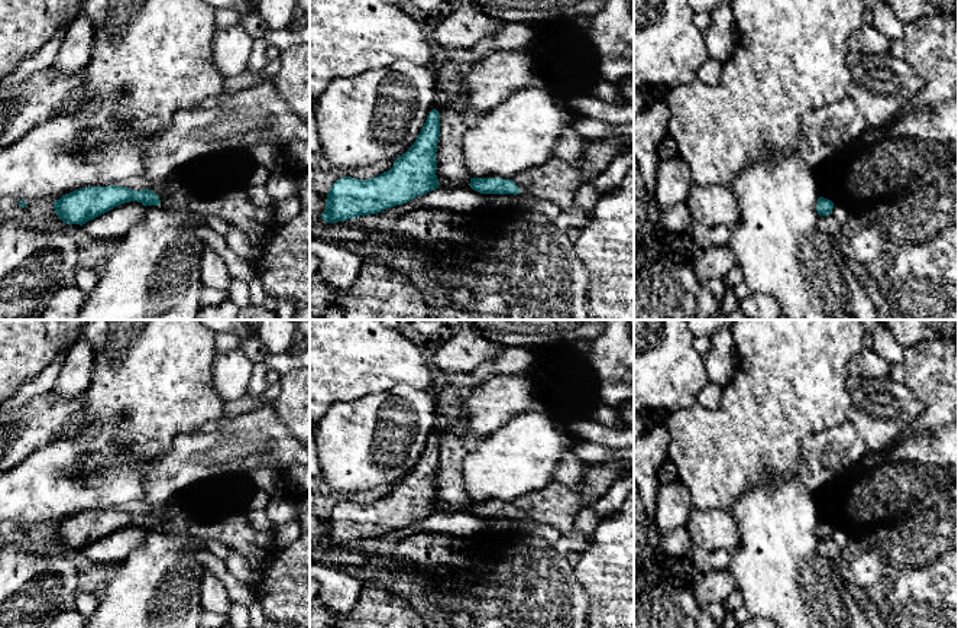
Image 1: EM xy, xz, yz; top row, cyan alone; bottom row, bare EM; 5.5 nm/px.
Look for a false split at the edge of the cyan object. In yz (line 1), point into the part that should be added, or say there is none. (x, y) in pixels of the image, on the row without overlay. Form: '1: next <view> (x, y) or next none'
1: next none

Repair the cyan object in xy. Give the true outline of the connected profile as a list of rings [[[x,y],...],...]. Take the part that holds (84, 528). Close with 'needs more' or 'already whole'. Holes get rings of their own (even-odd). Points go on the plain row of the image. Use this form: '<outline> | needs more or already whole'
[[[85,511],[62,519],[54,525],[55,538],[67,548],[85,548],[87,546],[129,525],[146,530],[159,530],[161,524],[152,514],[135,515],[126,511]]] | already whole

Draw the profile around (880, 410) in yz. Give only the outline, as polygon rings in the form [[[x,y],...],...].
[[[890,378],[864,379],[851,392],[849,421],[868,450],[881,453],[916,421],[923,405],[904,385]]]

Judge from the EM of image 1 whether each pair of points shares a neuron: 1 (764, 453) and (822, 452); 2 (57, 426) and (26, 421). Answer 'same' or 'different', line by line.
1: different
2: same

